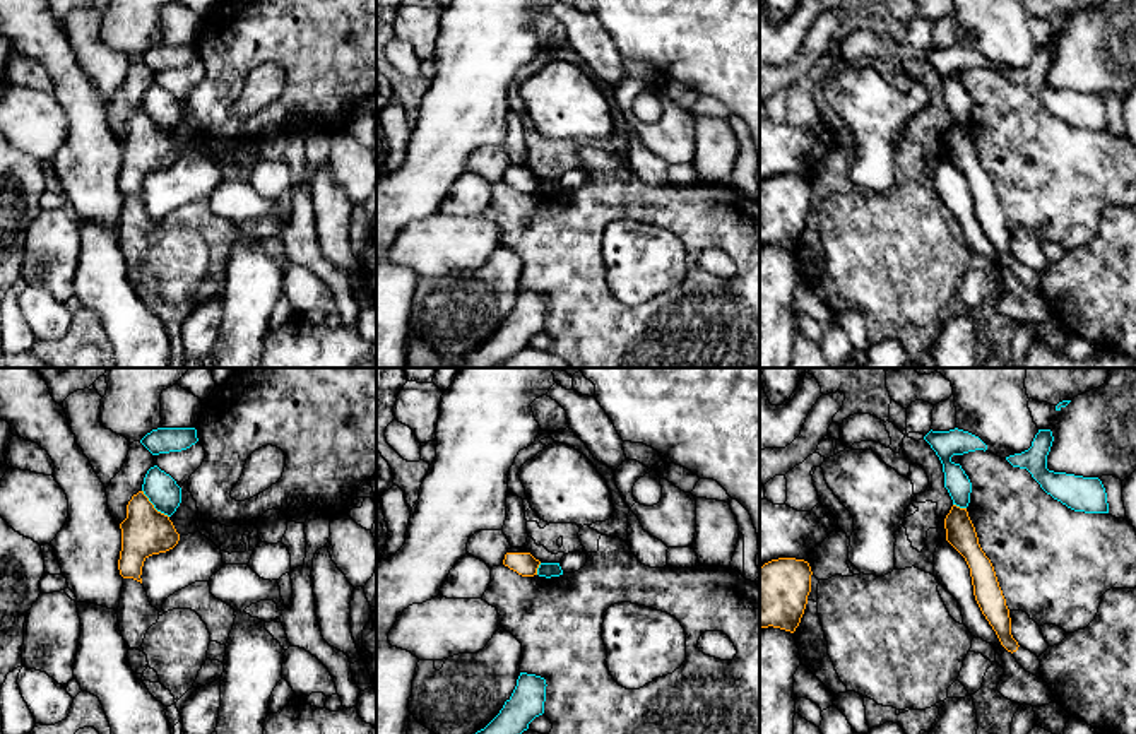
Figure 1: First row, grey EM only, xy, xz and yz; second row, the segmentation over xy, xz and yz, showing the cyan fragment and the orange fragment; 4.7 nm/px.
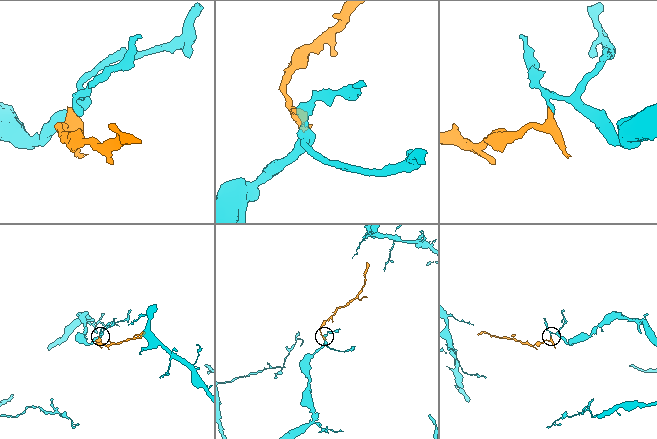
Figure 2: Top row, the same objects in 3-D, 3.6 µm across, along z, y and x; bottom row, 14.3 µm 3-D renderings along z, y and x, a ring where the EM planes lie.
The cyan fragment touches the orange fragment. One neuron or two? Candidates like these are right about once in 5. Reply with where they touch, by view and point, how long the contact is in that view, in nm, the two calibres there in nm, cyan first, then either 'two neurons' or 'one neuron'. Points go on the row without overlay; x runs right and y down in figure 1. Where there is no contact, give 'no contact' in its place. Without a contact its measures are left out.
meets cyan in xy at (153, 120); contact 180 nm long; 150 nm thick on the cyan side, 220 nm on the other; two neurons

